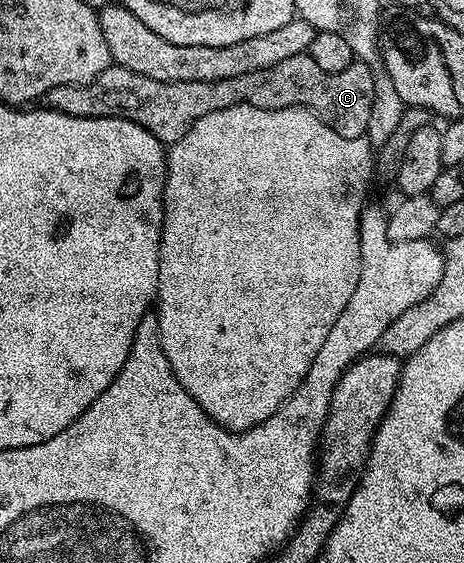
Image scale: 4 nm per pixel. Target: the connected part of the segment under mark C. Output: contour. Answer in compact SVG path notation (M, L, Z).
M309 55L286 58L267 70L239 74L239 78L223 78L219 82L155 82L126 68L110 66L91 82L55 86L43 97L43 104L54 112L79 118L123 118L143 126L159 143L166 146L179 142L203 114L227 110L227 106L250 104L263 110L299 106L315 113L335 133L355 139L369 131L371 102L375 98L374 69L355 62L339 74L327 74L315 66Z

